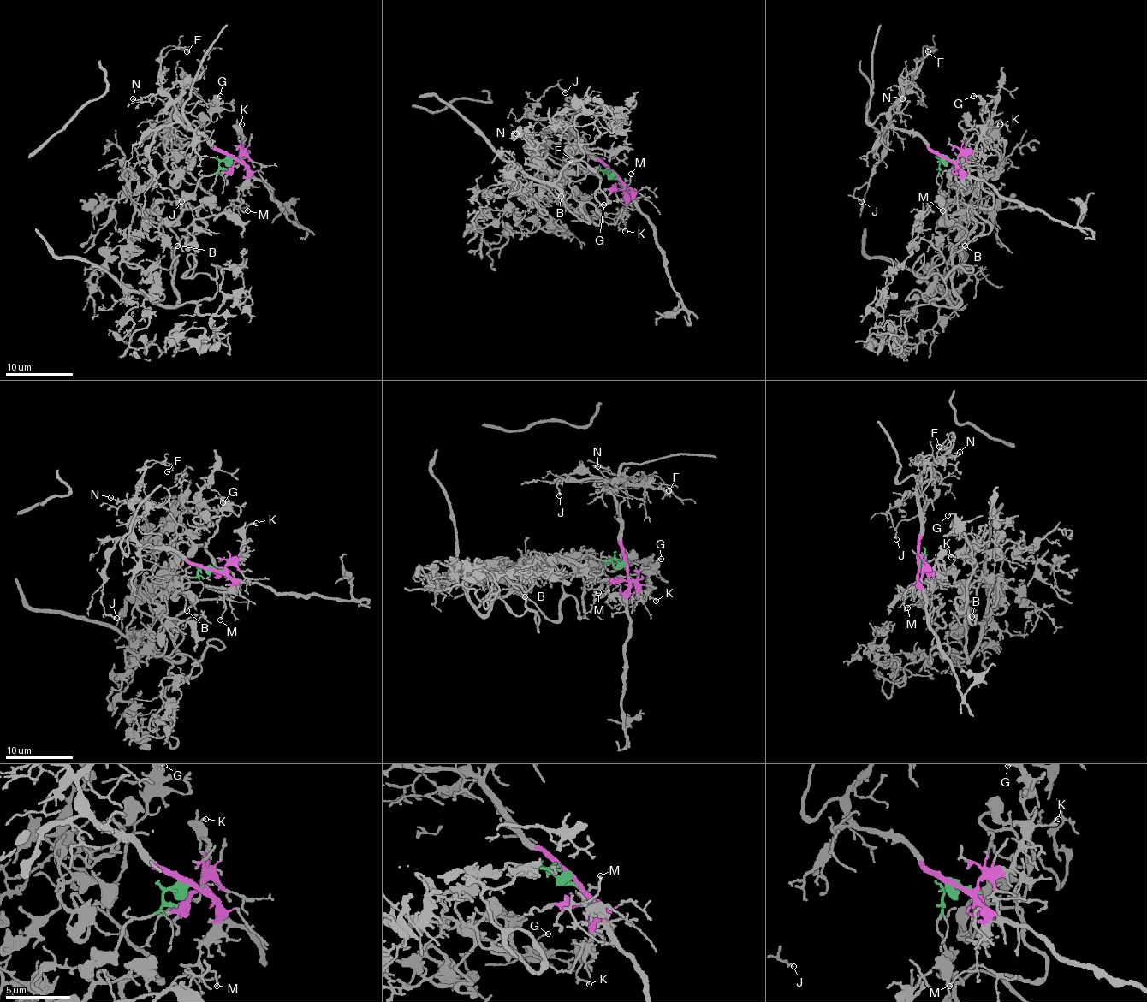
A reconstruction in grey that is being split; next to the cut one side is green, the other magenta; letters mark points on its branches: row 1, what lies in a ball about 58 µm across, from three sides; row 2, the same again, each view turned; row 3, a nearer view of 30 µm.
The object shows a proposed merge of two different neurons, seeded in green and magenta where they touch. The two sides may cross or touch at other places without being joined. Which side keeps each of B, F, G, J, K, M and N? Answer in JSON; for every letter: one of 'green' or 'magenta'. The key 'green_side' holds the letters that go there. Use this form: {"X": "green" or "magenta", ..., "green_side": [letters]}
{"B": "green", "F": "magenta", "G": "green", "J": "magenta", "K": "magenta", "M": "magenta", "N": "magenta", "green_side": ["B", "G"]}

